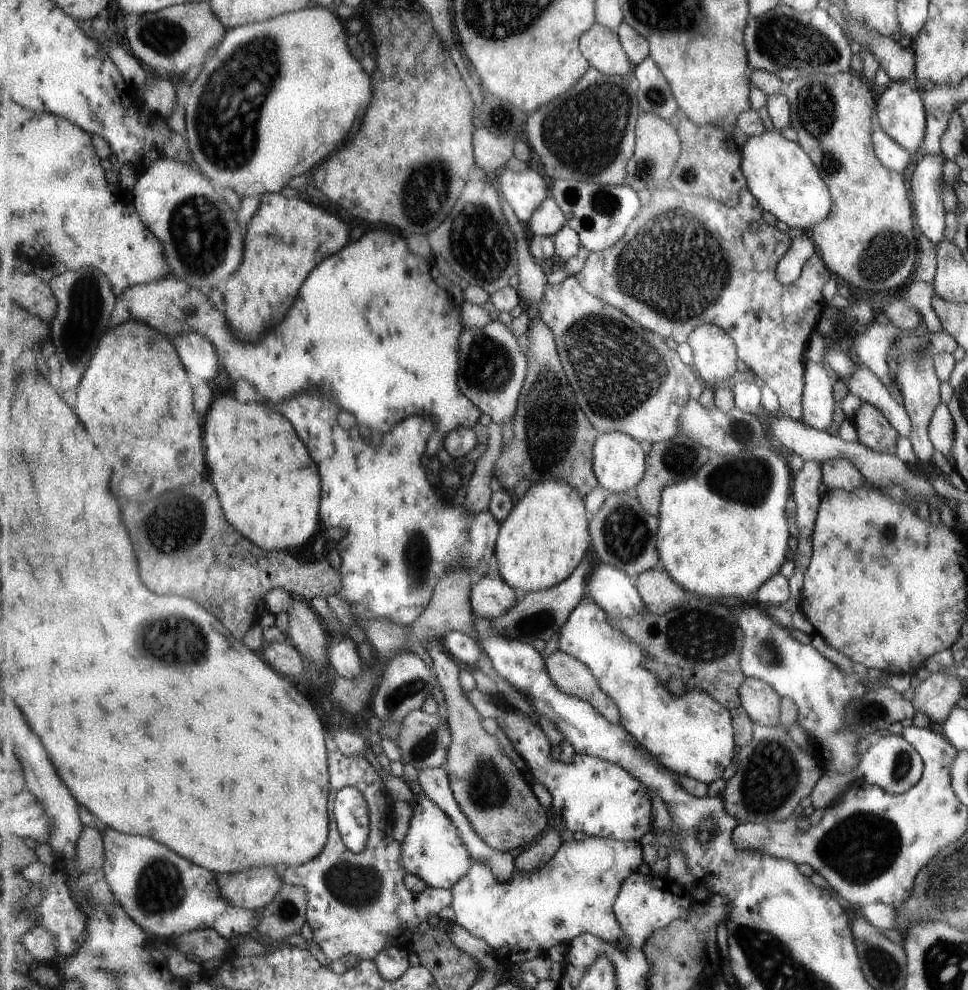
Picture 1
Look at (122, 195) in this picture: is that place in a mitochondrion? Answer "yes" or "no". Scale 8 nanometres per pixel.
no

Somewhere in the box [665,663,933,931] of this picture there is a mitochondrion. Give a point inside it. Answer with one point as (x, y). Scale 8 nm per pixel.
(862, 846)

